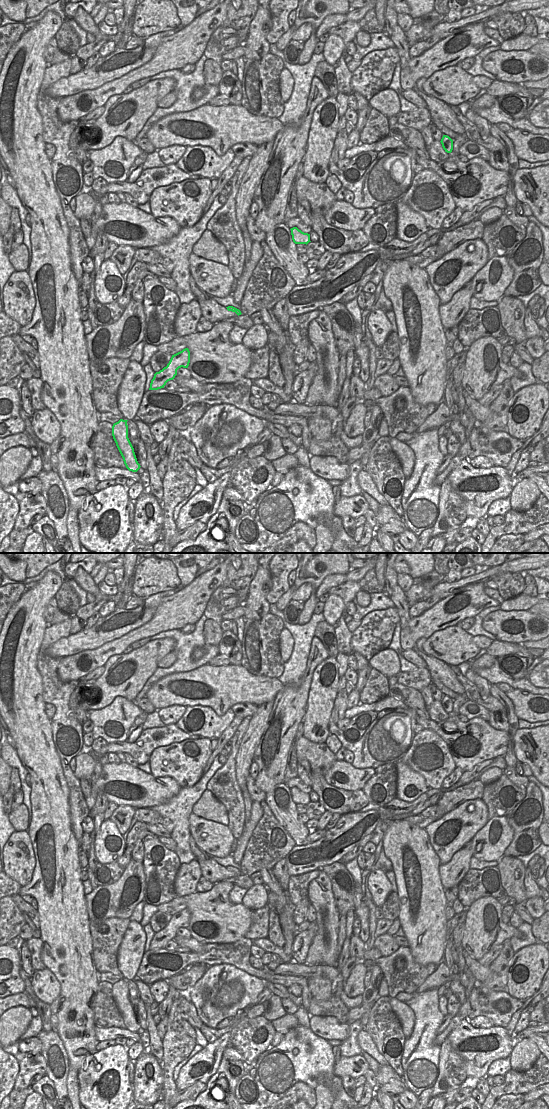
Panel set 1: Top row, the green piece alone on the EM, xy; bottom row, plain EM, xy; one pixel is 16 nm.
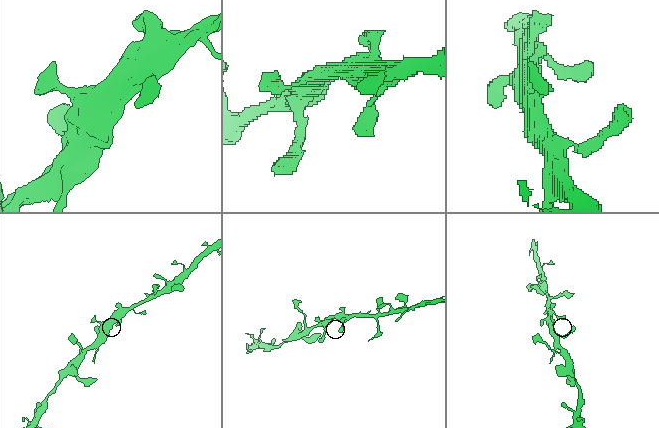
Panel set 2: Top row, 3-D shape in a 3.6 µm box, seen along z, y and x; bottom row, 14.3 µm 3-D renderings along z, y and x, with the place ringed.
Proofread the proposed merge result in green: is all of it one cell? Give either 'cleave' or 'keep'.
keep

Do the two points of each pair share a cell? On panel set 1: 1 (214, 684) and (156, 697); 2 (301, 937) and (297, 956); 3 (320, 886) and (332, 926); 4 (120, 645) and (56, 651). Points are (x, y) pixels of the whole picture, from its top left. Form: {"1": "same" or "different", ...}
{"1": "same", "2": "same", "3": "same", "4": "different"}

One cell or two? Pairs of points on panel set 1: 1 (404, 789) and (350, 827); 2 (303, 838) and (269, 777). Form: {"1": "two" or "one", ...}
{"1": "two", "2": "two"}

